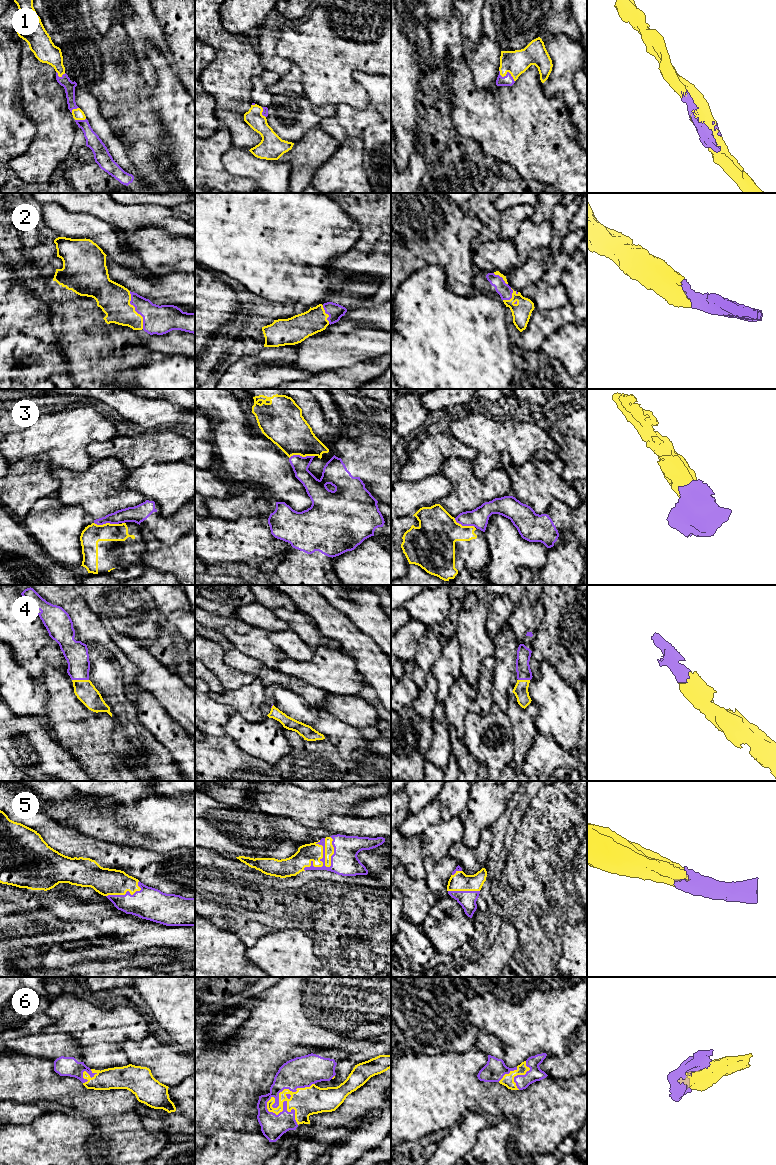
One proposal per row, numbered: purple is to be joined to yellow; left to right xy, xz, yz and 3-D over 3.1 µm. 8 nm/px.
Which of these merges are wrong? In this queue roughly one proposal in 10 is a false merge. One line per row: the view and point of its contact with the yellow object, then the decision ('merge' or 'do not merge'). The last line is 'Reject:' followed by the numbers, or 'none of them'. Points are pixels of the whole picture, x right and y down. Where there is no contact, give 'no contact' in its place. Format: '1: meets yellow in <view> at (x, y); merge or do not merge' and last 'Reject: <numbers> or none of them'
1: meets yellow in yz at (506, 73); merge
2: meets yellow in xy at (134, 310); merge
3: meets yellow in xz at (301, 455); do not merge
4: meets yellow in xy at (80, 680); merge
5: meets yellow in xz at (330, 864); merge
6: meets yellow in xz at (279, 1096); merge
Reject: 3

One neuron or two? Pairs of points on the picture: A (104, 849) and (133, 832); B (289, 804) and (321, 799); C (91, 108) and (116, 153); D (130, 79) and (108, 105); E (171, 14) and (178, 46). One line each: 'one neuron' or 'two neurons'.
A: two neurons
B: one neuron
C: one neuron
D: one neuron
E: one neuron

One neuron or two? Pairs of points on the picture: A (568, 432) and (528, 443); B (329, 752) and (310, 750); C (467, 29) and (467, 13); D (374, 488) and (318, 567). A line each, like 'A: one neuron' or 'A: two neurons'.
A: two neurons
B: one neuron
C: one neuron
D: one neuron

